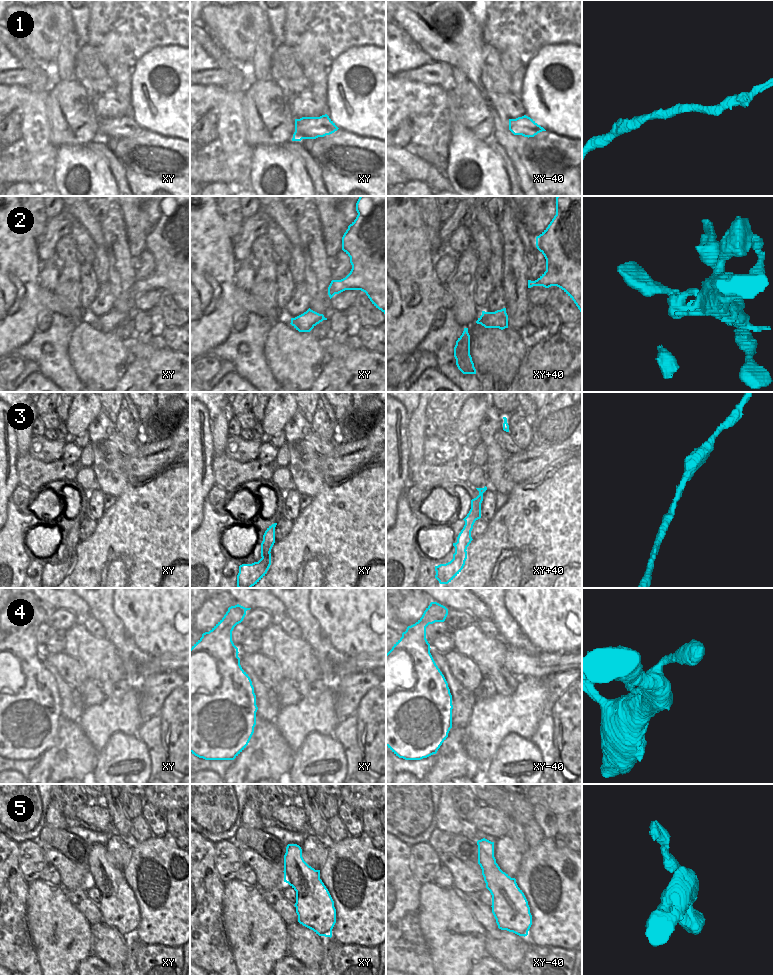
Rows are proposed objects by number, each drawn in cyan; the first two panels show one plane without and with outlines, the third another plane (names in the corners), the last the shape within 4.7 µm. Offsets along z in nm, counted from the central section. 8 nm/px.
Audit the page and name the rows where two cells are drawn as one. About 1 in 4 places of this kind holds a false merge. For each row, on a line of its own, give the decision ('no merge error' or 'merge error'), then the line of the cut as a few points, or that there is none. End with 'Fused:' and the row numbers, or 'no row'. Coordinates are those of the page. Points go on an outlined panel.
1: no merge error; cut none
2: no merge error; cut none
3: no merge error; cut none
4: no merge error; cut none
5: no merge error; cut none
Fused: no row

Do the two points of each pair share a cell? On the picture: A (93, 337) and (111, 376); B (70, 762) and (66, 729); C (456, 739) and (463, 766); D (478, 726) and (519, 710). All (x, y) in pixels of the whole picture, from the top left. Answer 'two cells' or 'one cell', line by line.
A: one cell
B: one cell
C: one cell
D: one cell

